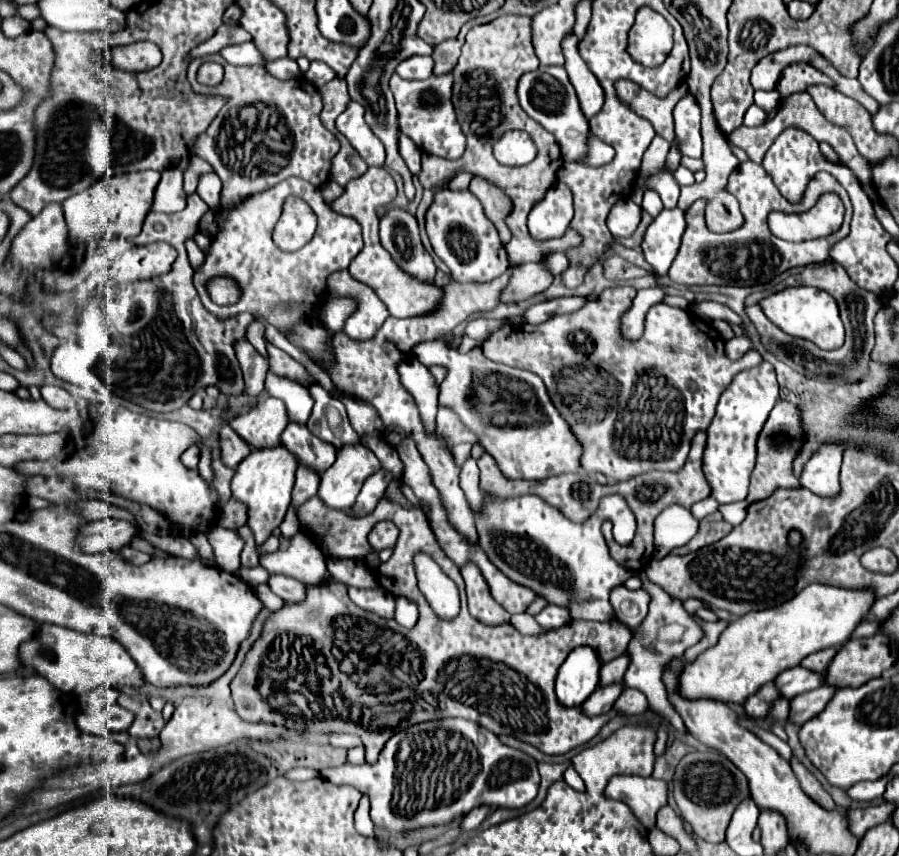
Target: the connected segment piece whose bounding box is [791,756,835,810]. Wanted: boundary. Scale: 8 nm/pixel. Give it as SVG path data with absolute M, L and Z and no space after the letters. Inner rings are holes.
M795 756L791 758L791 768L793 768L793 772L797 774L797 778L799 778L801 788L803 788L805 794L809 794L815 802L819 802L819 804L821 804L823 808L827 808L827 810L833 810L833 808L835 808L833 798L827 794L827 790L821 786L821 782L819 782Z

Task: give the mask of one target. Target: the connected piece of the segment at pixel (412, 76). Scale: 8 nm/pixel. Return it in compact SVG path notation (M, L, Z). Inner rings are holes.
M413 56L397 66L397 74L405 80L425 80L433 74L433 64L431 56Z

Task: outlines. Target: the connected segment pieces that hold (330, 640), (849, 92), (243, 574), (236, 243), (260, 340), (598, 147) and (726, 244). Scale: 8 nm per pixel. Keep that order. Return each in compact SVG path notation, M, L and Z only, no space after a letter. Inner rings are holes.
M381 500L381 502L377 504L377 508L375 508L369 516L363 516L363 518L361 518L361 520L363 520L363 522L361 522L361 538L363 538L363 534L367 534L367 544L369 544L368 533L370 530L377 522L381 522L381 520L385 520L385 518L387 518L387 520L393 520L393 522L397 524L397 528L401 530L401 534L399 534L399 540L397 540L393 556L391 556L391 562L387 562L387 564L383 564L383 566L377 568L377 578L379 578L379 584L385 586L385 590L389 590L393 596L407 596L407 598L411 596L411 600L417 604L419 610L417 624L415 624L413 628L405 630L405 628L399 626L397 622L379 618L379 616L375 616L375 614L371 614L371 612L367 612L367 610L357 608L357 606L349 600L349 596L347 596L347 586L343 586L343 584L307 586L305 598L303 598L301 602L295 602L295 604L287 604L287 602L285 602L285 606L283 606L281 610L273 612L273 614L265 620L263 630L261 630L261 636L257 638L257 642L255 642L255 644L251 646L251 650L247 652L247 656L245 656L245 660L243 660L241 670L237 672L237 676L231 680L231 698L233 698L233 704L235 704L235 712L237 712L243 720L247 720L247 722L269 722L269 724L285 726L285 728L295 730L295 732L301 732L301 734L331 734L331 732L359 734L365 747L366 762L370 764L377 760L381 748L385 746L385 742L387 742L395 732L405 730L405 728L409 728L409 726L413 726L413 724L419 724L419 722L427 722L427 720L439 720L439 718L465 718L465 720L473 720L473 722L481 724L483 728L493 730L497 736L509 734L509 736L521 738L523 742L529 742L529 744L537 746L537 748L539 748L541 752L545 752L545 754L565 754L565 752L569 752L569 750L573 750L573 748L577 748L577 746L589 742L589 740L611 720L611 714L591 718L591 716L587 716L587 714L581 710L581 706L563 708L563 706L557 702L557 696L555 696L555 676L557 676L559 666L561 666L561 664L565 662L565 658L569 656L569 652L571 652L573 648L577 648L577 646L591 646L597 649L602 664L613 660L613 658L617 658L617 656L621 656L621 654L625 654L625 646L629 644L629 638L631 638L631 630L629 630L627 626L621 626L619 622L605 622L605 624L601 624L601 622L569 622L569 624L565 624L563 628L553 630L553 632L549 632L549 634L545 634L545 636L523 636L523 634L521 634L517 628L513 628L511 624L485 626L485 624L481 624L477 618L473 618L473 616L469 614L465 582L463 582L463 578L461 578L461 572L459 572L459 568L457 568L453 562L449 562L449 558L445 556L445 552L439 548L439 544L437 544L437 540L435 540L435 536L433 536L433 530L431 530L431 526L429 526L427 518L425 518L425 514L423 514L419 508L407 510L407 508L403 508L403 506L395 504L395 502ZM418 552L429 554L429 556L443 568L443 572L457 585L461 598L461 610L455 618L451 618L451 620L441 620L441 618L437 618L437 614L433 614L433 610L431 610L431 606L429 606L425 597L420 590L417 590L417 578L415 578L415 570L413 570L413 559Z
M831 66L831 80L835 80L835 88L837 88L841 94L845 94L845 96L857 100L859 104L863 104L865 110L869 110L869 114L875 114L875 112L877 112L877 108L879 108L877 100L871 98L869 94L865 94L863 88L861 88L861 84L859 84L855 78L845 78L845 76L841 76L841 74L837 72L837 68Z
M239 566L239 570L235 572L237 578L249 582L249 586L259 586L259 584L267 584L269 580L269 572L261 566L255 566L255 568L245 568L245 566Z
M287 178L277 186L247 196L233 208L221 212L219 230L211 238L211 246L205 252L205 262L195 270L193 286L197 288L205 310L209 310L209 314L213 314L215 318L225 320L241 312L249 312L275 326L281 334L287 336L295 328L295 324L317 318L317 314L325 306L323 302L327 302L327 276L347 268L361 248L361 226L353 218L331 210L317 186L299 178ZM289 194L301 196L319 218L315 236L297 252L283 252L275 246L271 238L277 218L281 216L283 200ZM221 274L231 274L241 286L245 286L245 296L243 300L239 300L239 304L225 308L211 304L205 284L209 278Z
M253 322L249 328L247 328L247 340L255 346L257 352L261 352L261 356L267 358L267 344L265 344L265 338L263 338L263 332L265 332L265 326L261 322Z
M591 136L589 138L589 152L587 152L587 158L585 158L585 164L587 166L601 166L601 164L609 164L615 156L615 150L601 142L597 136Z
M751 160L749 162L743 162L743 166L739 166L731 174L727 190L739 200L739 206L741 206L741 214L745 218L745 224L739 230L735 230L735 232L715 234L705 224L705 202L695 202L685 212L687 230L683 234L681 248L677 252L677 258L673 260L673 264L669 268L669 278L673 282L685 284L685 286L703 286L703 284L755 286L755 284L765 284L765 282L773 280L775 276L783 274L789 268L807 266L807 264L817 264L817 262L829 260L831 246L835 242L839 242L841 238L845 238L850 232L851 202L849 202L849 196L841 188L841 184L837 184L831 178L831 174L827 174L827 172L819 172L811 180L811 184L807 186L807 192L805 192L805 198L803 198L801 204L787 204L787 200L779 194L779 190L775 188L773 180L763 170L763 166L757 166ZM821 192L837 192L837 196L841 198L841 202L845 206L843 226L835 234L831 234L827 238L821 238L821 240L815 240L815 242L795 244L795 242L779 240L779 238L775 238L769 232L769 228L767 228L767 216L769 216L771 210L787 210L787 212L807 210L807 208L811 208L817 202L817 198L821 196ZM717 248L719 248L719 256L709 256L709 254L715 254Z

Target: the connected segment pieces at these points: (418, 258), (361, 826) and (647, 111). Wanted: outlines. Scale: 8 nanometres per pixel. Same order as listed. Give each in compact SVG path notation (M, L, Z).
M389 208L381 216L381 244L393 260L419 280L433 280L433 258L421 244L417 220L403 208Z
M363 796L355 812L355 826L363 836L373 836L373 822L369 818L369 798Z
M619 80L615 88L623 102L627 102L637 114L643 114L653 124L657 134L661 134L669 142L673 140L673 114L671 112L675 108L675 102L687 94L685 82L677 86L677 90L673 90L673 94L669 94L663 100L655 98L653 94L629 80Z

